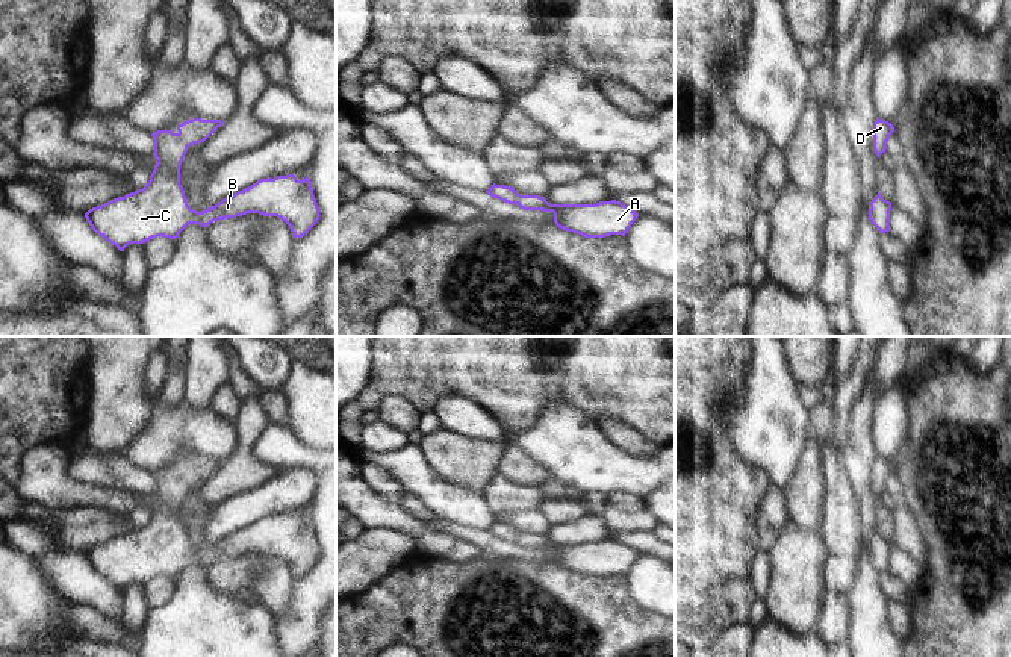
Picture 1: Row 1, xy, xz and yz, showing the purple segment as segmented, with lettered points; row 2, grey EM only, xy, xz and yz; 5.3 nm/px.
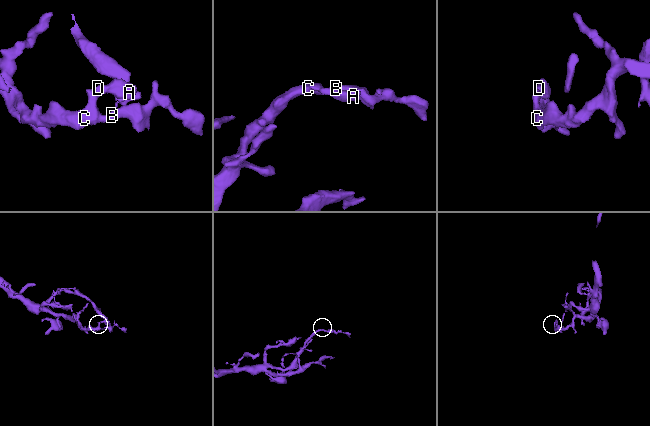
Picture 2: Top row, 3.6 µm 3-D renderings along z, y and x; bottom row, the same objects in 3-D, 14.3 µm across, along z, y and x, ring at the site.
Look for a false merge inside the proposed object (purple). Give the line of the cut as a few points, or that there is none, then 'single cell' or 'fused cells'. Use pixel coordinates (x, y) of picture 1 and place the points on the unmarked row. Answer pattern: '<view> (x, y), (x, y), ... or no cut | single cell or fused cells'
no cut | single cell

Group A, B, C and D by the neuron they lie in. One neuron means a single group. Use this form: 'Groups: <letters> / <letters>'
Groups: A B C D.

